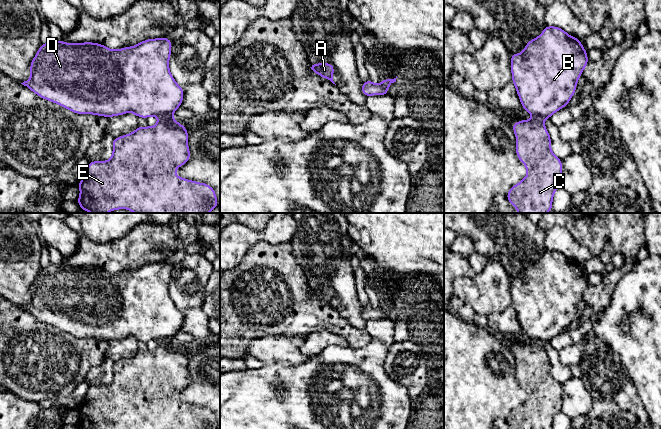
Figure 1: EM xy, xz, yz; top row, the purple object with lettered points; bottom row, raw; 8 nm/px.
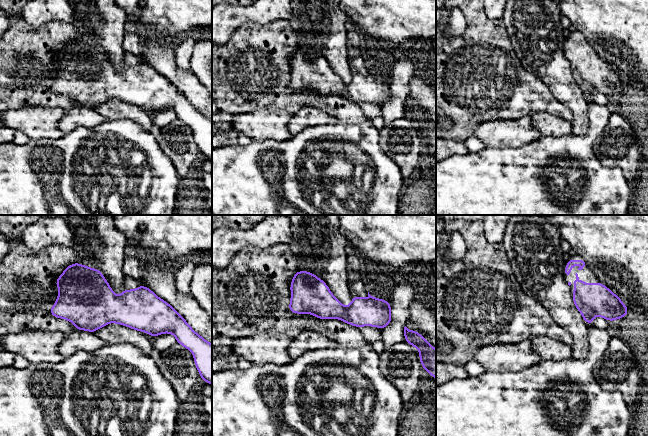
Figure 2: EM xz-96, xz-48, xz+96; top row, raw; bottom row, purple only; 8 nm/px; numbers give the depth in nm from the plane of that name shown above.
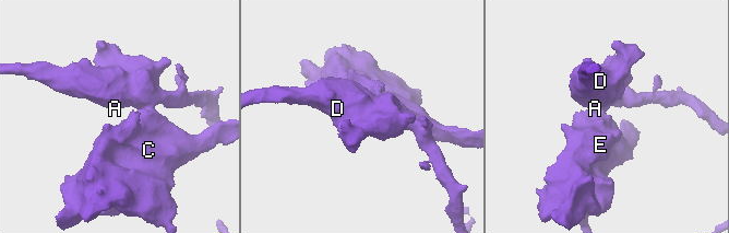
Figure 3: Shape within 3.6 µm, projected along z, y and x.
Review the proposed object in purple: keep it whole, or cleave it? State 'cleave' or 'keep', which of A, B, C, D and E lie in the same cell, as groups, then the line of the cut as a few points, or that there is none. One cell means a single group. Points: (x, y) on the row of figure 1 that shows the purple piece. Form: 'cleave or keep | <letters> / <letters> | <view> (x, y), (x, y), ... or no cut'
cleave | A B D / C E | xy (171, 117), (159, 118)

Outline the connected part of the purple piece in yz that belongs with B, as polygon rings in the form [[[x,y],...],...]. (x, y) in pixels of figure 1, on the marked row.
[[[545,26],[537,38],[530,39],[521,54],[511,53],[512,83],[516,87],[522,109],[533,117],[549,119],[568,105],[588,62],[587,50],[578,38],[560,27]]]

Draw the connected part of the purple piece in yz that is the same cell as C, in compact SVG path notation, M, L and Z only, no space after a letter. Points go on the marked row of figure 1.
M543 119L520 120L511 127L516 136L516 155L527 168L527 175L510 188L506 198L518 213L548 213L553 210L553 195L561 185L562 160L551 150L551 137Z

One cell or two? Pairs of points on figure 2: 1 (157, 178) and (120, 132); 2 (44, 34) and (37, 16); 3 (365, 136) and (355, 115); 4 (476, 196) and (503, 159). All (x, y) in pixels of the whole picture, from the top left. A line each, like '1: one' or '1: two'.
1: one
2: two
3: two
4: one

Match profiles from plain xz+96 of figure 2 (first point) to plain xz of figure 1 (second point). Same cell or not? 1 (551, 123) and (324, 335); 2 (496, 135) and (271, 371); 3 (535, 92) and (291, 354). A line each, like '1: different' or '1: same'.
1: same
2: different
3: different

